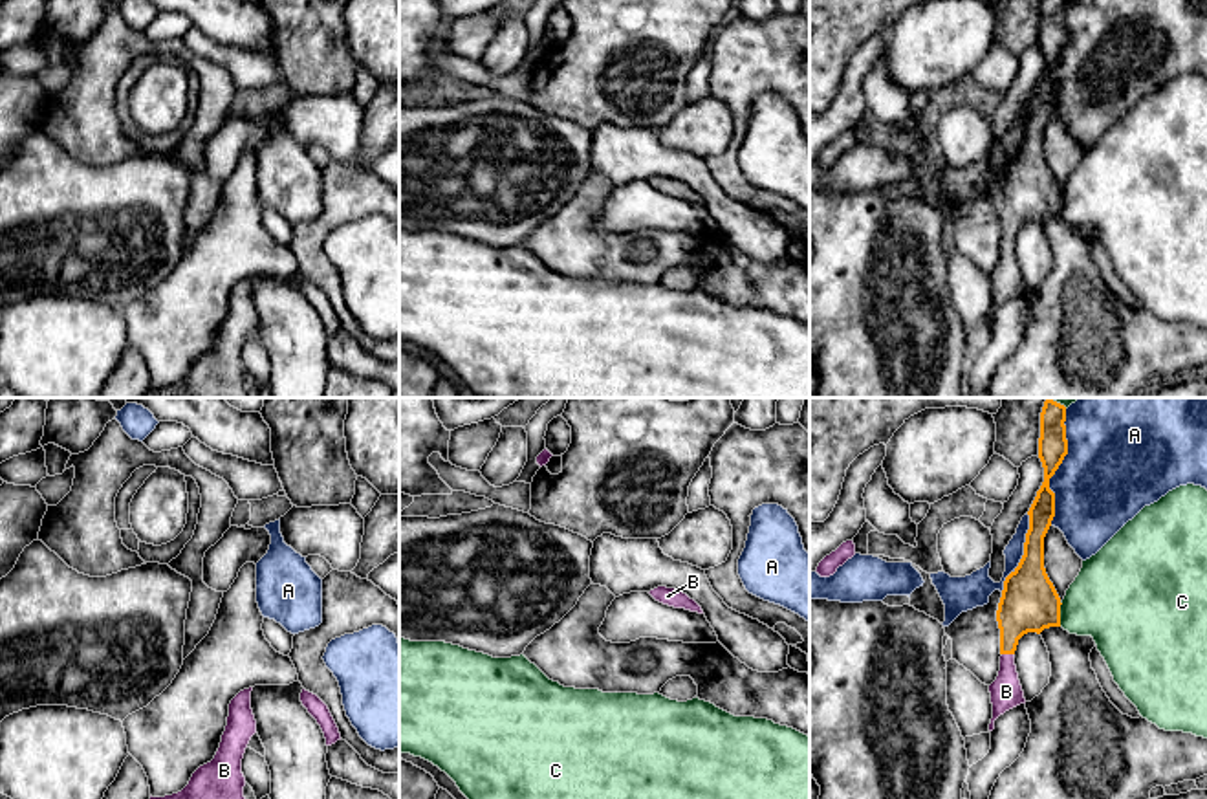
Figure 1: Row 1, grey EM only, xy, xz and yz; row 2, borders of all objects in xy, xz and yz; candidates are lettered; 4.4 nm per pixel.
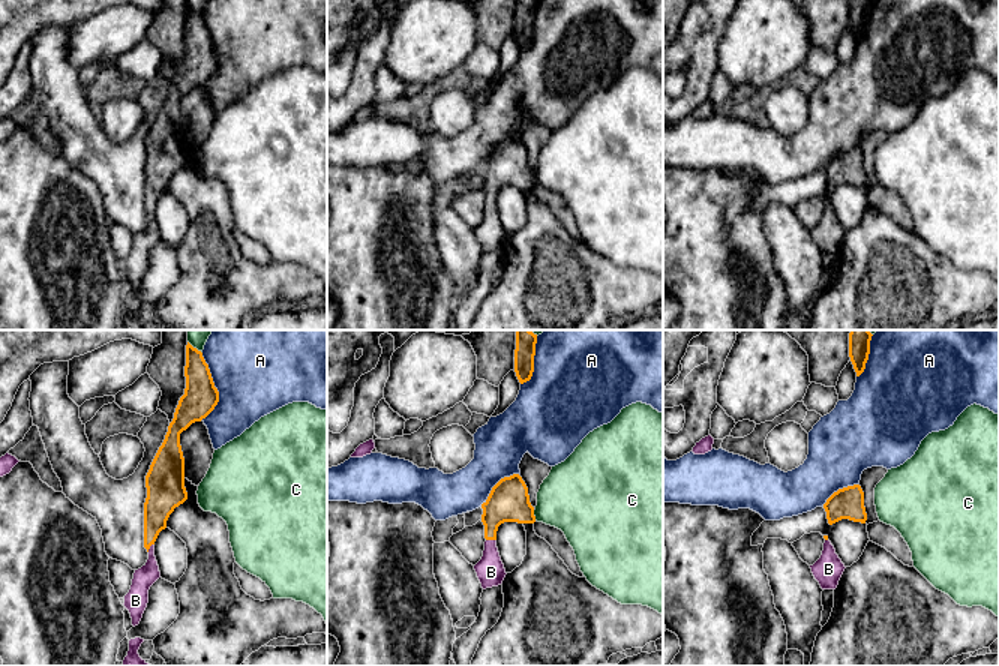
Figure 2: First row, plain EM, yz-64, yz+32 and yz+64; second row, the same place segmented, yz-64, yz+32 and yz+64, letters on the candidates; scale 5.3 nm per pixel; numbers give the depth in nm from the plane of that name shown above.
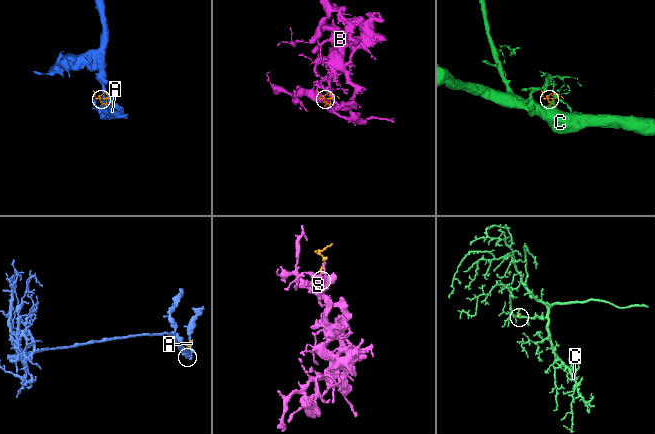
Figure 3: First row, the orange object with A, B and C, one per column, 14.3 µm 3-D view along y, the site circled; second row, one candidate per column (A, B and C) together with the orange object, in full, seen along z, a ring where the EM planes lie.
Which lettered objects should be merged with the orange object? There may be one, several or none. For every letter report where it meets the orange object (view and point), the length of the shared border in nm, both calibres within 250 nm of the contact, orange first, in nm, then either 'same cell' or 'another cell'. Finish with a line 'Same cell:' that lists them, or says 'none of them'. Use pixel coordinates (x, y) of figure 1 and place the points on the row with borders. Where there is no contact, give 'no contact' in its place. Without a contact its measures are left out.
A: meets orange in yz at (1057, 468); contact 500 nm long; 130 nm thick on the orange side, 440 nm on the other; another cell
B: meets orange in yz at (1008, 653); contact 60 nm long; 260 nm thick on the orange side, 140 nm on the other; same cell
C: meets orange in yz at (1059, 614); contact 110 nm long; 260 nm thick on the orange side, 380 nm on the other; another cell
Same cell: B

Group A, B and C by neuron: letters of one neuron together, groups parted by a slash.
A / B / C

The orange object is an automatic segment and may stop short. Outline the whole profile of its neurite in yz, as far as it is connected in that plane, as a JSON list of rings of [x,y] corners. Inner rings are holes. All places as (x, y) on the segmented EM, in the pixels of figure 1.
[[[1046,398],[1042,412],[1040,412],[1040,438],[1038,438],[1038,458],[1044,467],[1044,482],[1037,491],[1037,497],[1028,511],[1029,515],[1029,530],[1026,533],[1024,555],[1018,566],[1006,577],[1002,597],[996,610],[996,621],[1000,629],[1000,671],[996,680],[989,685],[991,704],[993,704],[993,718],[989,724],[989,731],[995,729],[995,720],[1006,711],[1026,704],[1024,691],[1018,680],[1017,665],[1015,665],[1015,651],[1018,640],[1028,632],[1040,634],[1044,629],[1060,627],[1060,597],[1049,581],[1044,568],[1044,537],[1051,526],[1055,517],[1055,493],[1049,489],[1049,478],[1055,475],[1064,456],[1068,454],[1068,440],[1066,440],[1066,407]]]

